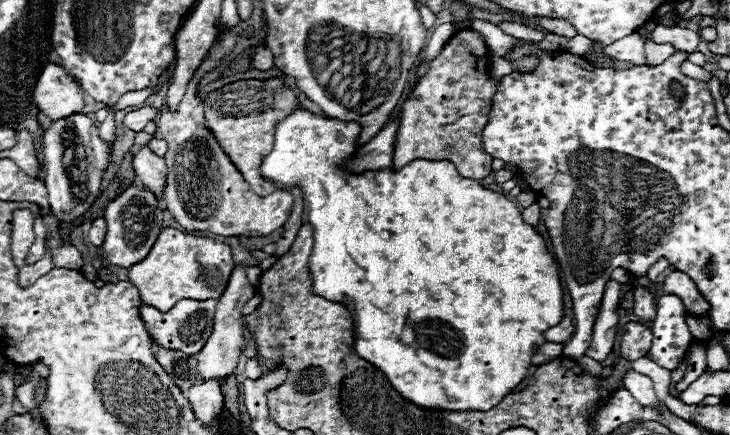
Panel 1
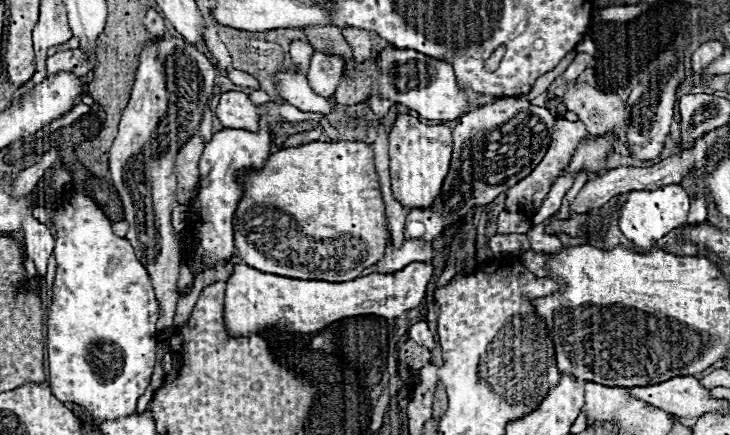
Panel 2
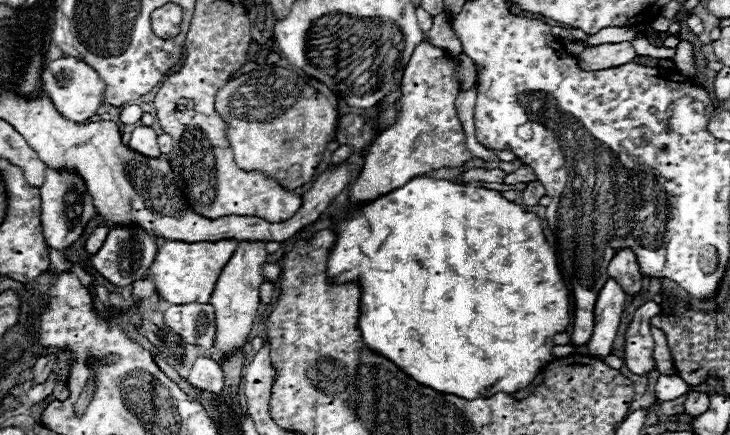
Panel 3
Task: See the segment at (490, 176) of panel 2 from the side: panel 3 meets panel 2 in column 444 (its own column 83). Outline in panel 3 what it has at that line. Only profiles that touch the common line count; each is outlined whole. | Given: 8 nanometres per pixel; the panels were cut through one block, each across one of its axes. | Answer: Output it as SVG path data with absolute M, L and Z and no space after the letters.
M46 168L44 186L40 188L40 198L42 198L44 238L46 238L46 244L56 250L64 250L70 244L74 244L80 238L84 226L96 214L96 208L94 208L94 202L92 202L88 188L86 188L84 178L72 170Z

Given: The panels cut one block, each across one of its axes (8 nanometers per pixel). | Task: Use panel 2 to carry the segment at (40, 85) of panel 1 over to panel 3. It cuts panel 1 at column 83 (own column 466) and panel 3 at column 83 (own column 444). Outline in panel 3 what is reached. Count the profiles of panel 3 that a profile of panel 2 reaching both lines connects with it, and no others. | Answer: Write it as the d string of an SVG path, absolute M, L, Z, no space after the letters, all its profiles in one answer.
M58 58L50 62L42 72L42 88L44 94L52 100L54 108L72 122L84 122L94 116L102 104L104 94L104 82L100 80L98 72L76 58Z

